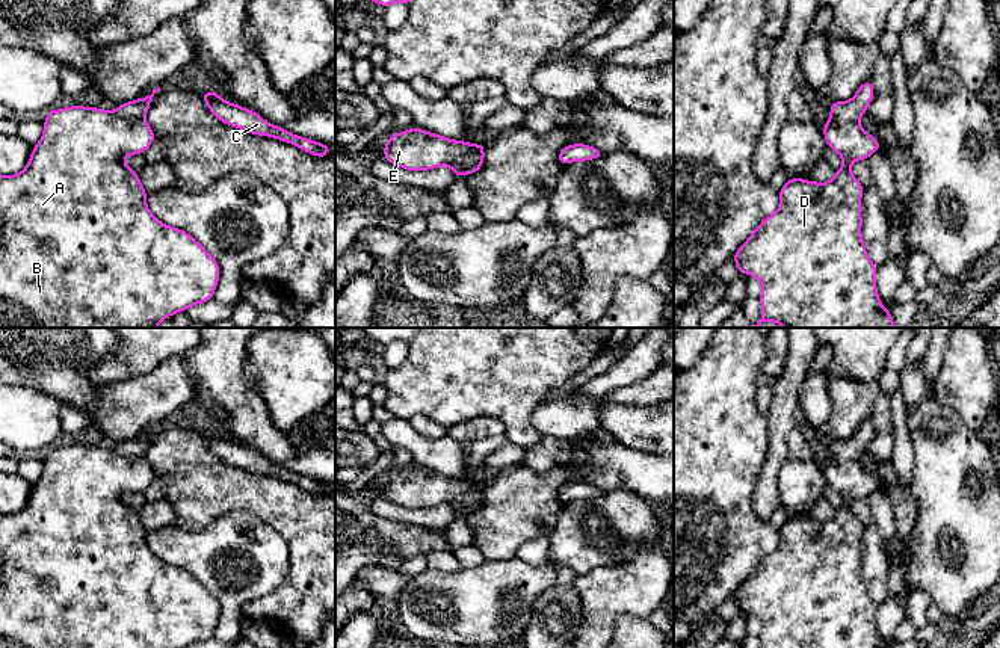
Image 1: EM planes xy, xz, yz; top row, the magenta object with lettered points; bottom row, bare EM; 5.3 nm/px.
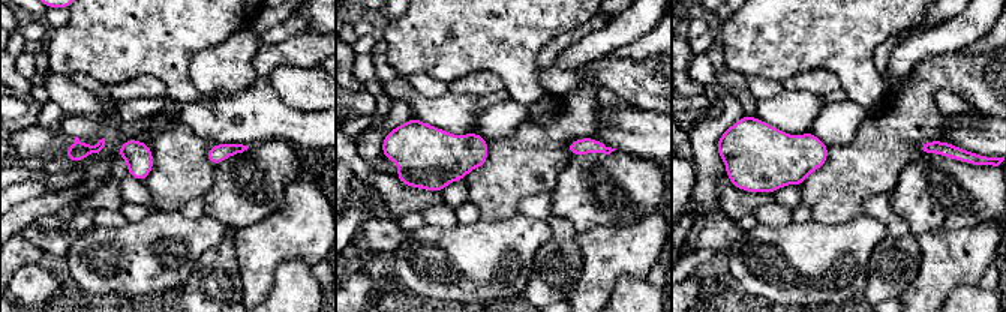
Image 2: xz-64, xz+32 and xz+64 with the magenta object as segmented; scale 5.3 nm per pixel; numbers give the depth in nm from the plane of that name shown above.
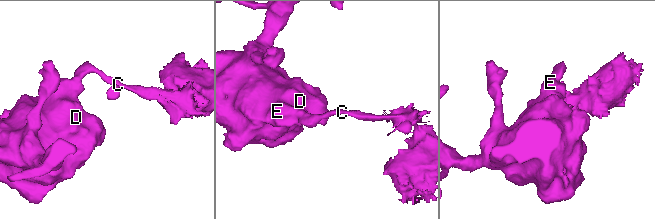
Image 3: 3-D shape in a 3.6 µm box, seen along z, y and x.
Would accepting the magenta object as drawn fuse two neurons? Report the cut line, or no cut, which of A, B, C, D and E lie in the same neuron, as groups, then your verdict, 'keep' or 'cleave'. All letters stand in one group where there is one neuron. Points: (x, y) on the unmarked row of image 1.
cut in xz along (472, 494), (467, 500), (467, 512); A B D E / C; cleave

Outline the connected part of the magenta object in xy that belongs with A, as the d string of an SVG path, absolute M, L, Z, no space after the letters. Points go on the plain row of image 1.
M100 446L48 449L39 480L32 486L26 506L15 514L0 512L0 648L187 648L215 634L221 606L207 588L184 568L159 559L147 544L147 529L136 509L124 500L127 494L144 492L156 473L145 456L128 458Z

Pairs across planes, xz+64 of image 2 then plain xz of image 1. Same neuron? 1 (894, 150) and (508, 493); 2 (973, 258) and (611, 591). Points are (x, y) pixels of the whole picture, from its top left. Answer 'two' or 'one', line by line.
1: one
2: one

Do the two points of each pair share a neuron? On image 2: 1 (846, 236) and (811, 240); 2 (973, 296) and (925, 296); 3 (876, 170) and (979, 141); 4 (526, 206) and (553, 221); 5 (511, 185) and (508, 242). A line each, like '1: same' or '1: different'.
1: same
2: different
3: different
4: same
5: different

